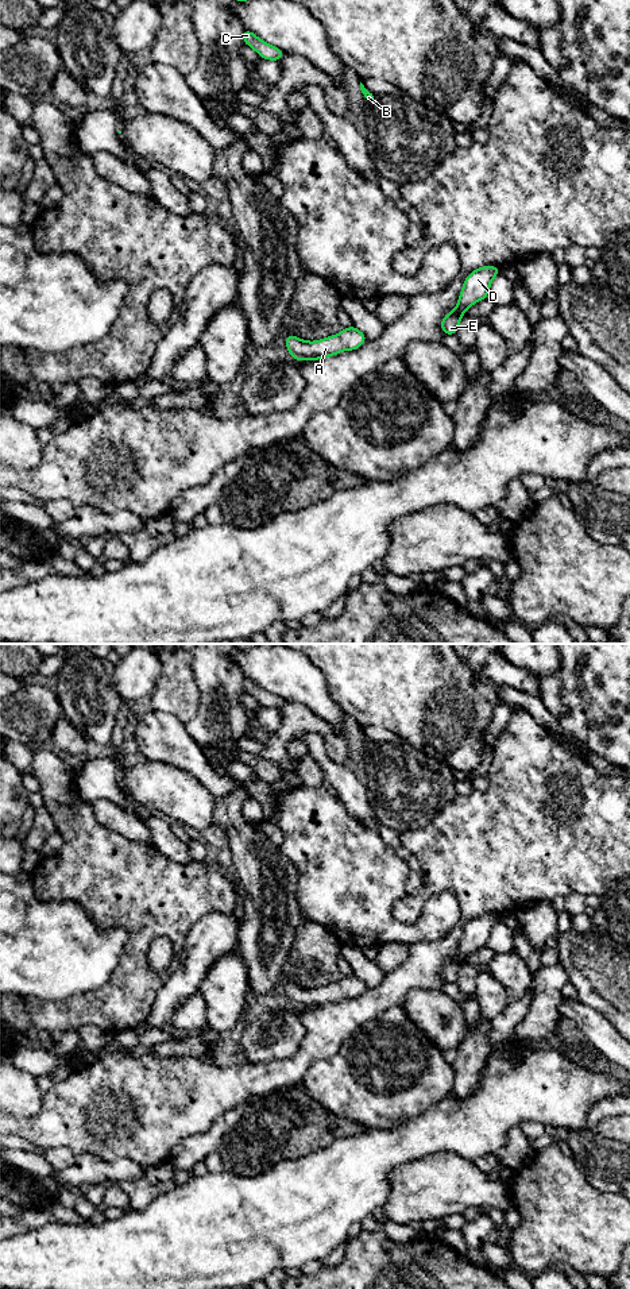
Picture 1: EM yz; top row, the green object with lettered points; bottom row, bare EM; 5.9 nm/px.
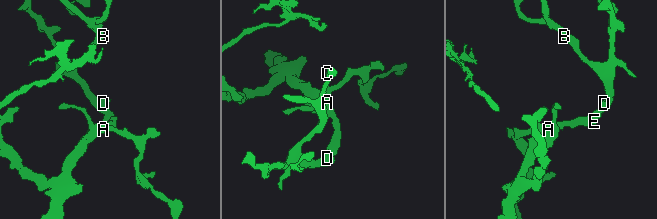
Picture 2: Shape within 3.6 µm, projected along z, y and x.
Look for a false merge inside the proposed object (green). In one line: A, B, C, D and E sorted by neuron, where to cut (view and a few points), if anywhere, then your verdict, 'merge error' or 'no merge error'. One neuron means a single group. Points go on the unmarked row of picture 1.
groups A B C D E; cut none; no merge error

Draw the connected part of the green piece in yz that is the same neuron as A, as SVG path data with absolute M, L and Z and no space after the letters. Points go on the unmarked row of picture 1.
M352 973L347 977L341 977L339 983L333 983L318 989L305 989L299 985L287 983L285 991L291 1006L302 1010L324 1007L326 1004L340 1002L344 997L356 997L366 988L367 985L364 981Z

